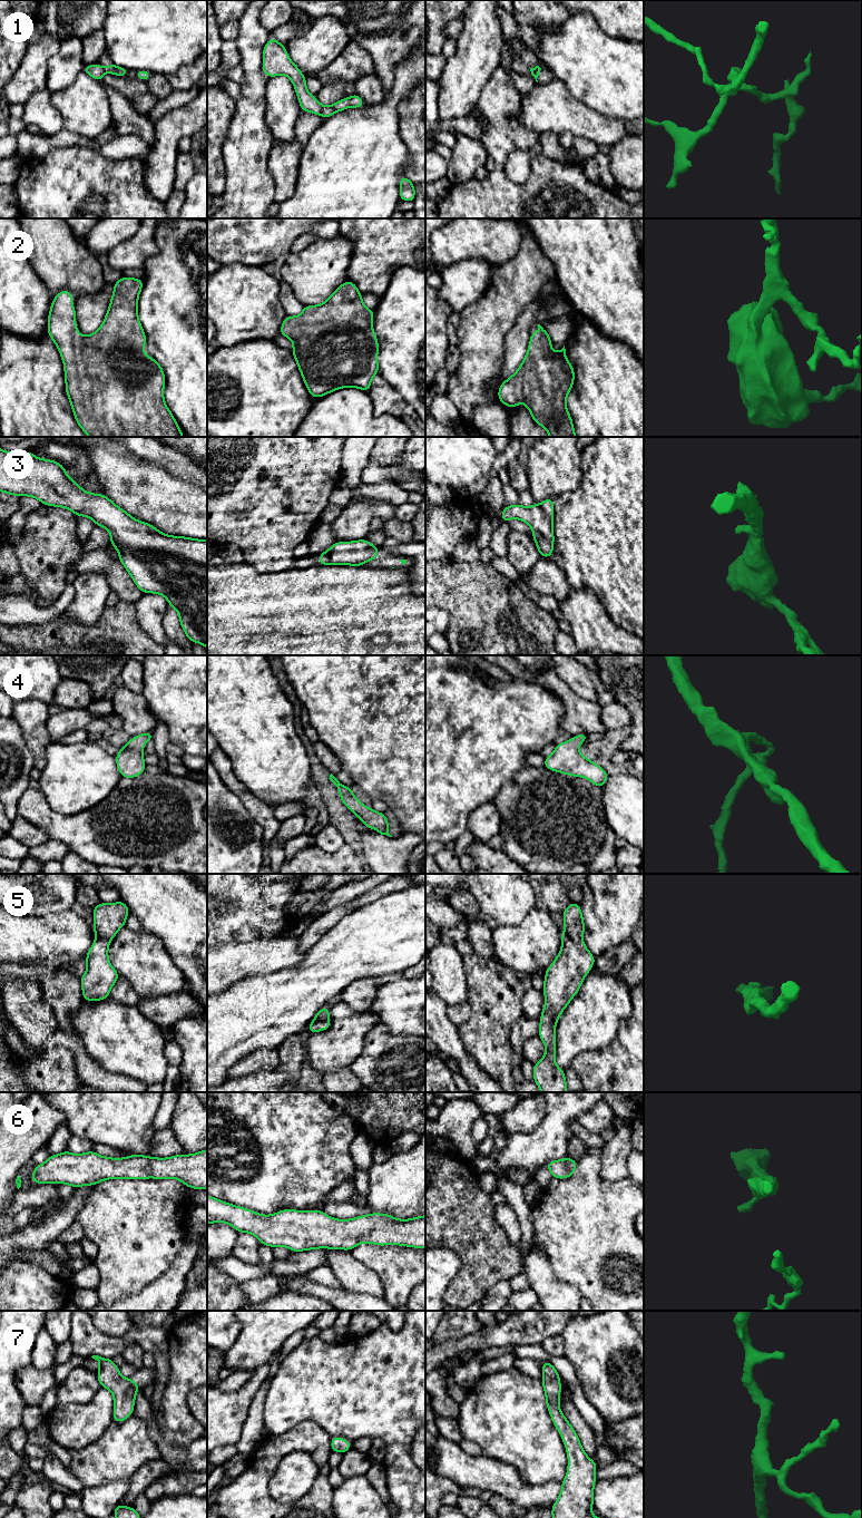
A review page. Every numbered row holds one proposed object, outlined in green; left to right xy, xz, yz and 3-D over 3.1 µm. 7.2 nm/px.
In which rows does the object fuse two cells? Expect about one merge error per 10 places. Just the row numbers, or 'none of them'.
1

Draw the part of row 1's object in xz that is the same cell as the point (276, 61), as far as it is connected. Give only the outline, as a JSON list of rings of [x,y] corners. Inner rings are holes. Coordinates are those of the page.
[[[272,37],[263,49],[263,72],[270,78],[287,76],[293,82],[302,111],[321,115],[323,106],[316,97],[308,94],[305,76],[290,59],[284,45]]]

